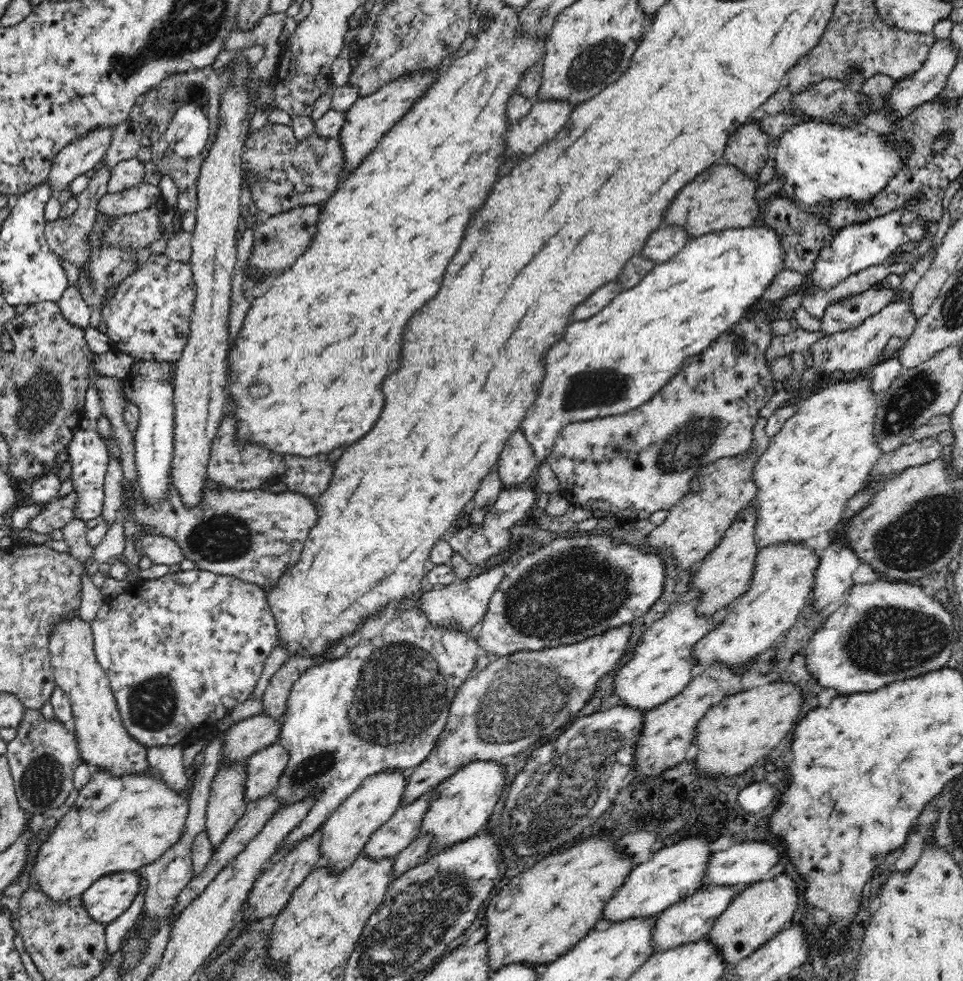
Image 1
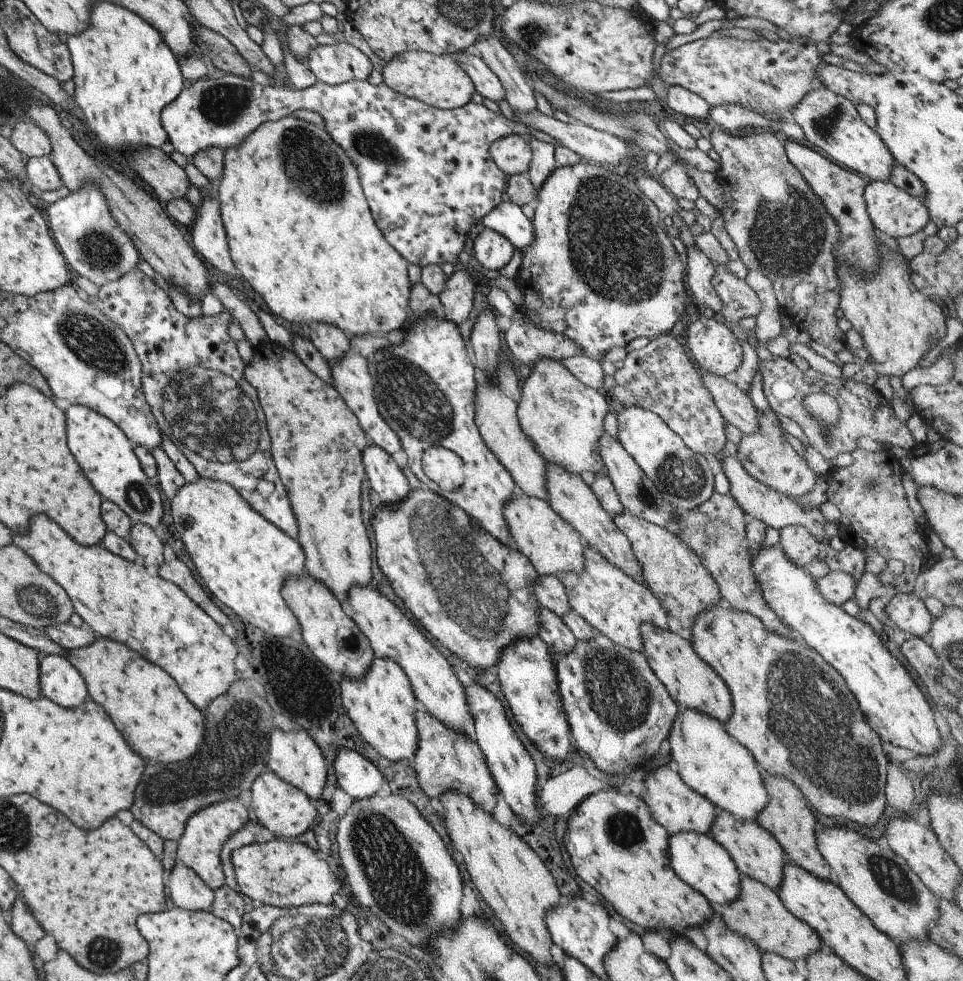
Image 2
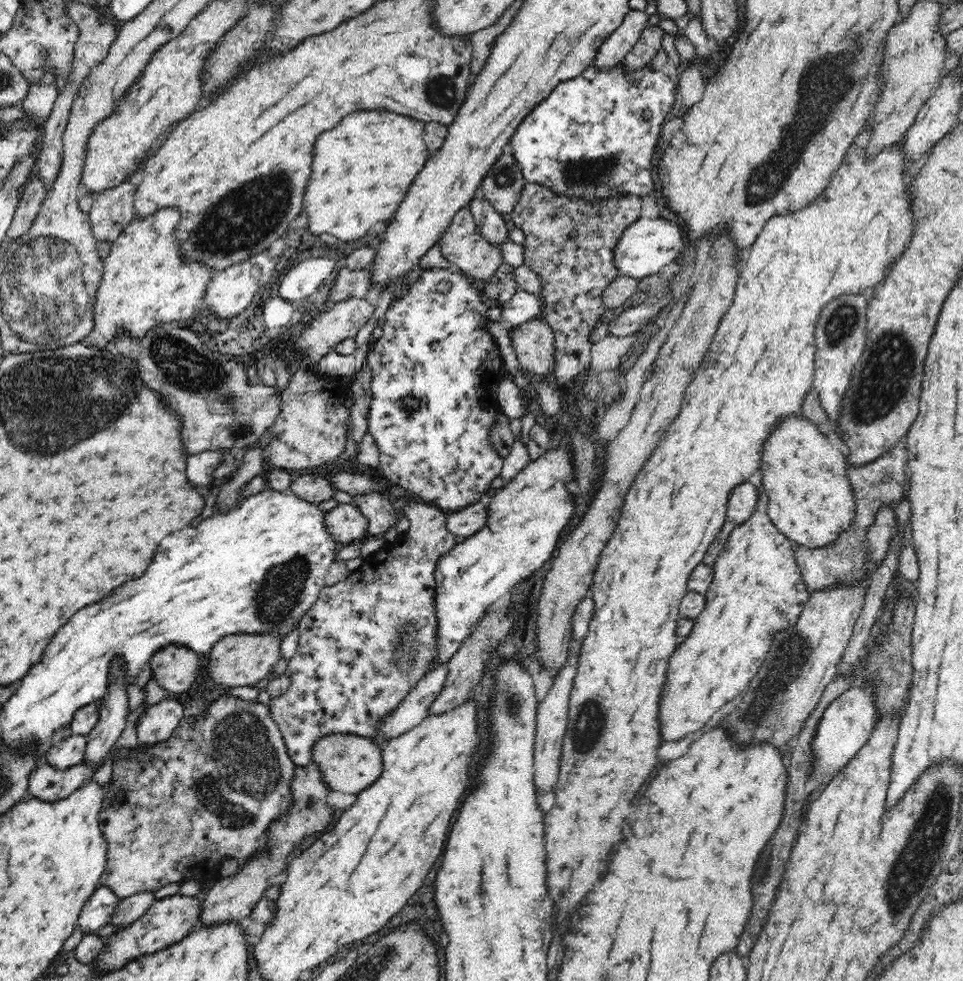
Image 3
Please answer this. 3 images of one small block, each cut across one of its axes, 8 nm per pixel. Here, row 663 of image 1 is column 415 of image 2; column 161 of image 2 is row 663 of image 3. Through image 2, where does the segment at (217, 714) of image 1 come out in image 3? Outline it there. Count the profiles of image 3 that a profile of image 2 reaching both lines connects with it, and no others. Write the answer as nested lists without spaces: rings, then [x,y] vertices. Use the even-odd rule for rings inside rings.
[[[114,657],[109,662],[107,691],[99,708],[97,723],[87,734],[88,746],[83,760],[88,763],[102,766],[108,758],[109,750],[118,742],[126,726],[126,719],[131,711],[128,695],[130,681],[126,679],[126,668],[126,661],[122,661],[120,657]]]

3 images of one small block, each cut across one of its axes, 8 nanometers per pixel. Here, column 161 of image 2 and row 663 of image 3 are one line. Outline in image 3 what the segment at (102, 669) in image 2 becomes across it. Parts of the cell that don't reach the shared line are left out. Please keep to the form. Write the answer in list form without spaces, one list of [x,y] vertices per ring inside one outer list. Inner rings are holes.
[[[761,479],[755,480],[758,503],[754,514],[744,524],[737,525],[730,533],[714,564],[714,578],[706,595],[706,608],[694,619],[694,630],[682,640],[676,652],[670,656],[666,674],[666,688],[662,692],[663,706],[660,710],[662,741],[678,740],[694,730],[700,730],[714,712],[722,712],[740,694],[744,693],[750,681],[765,663],[774,636],[794,626],[802,610],[810,600],[801,569],[799,568],[795,544],[779,532],[771,521],[767,506],[769,497]]]

